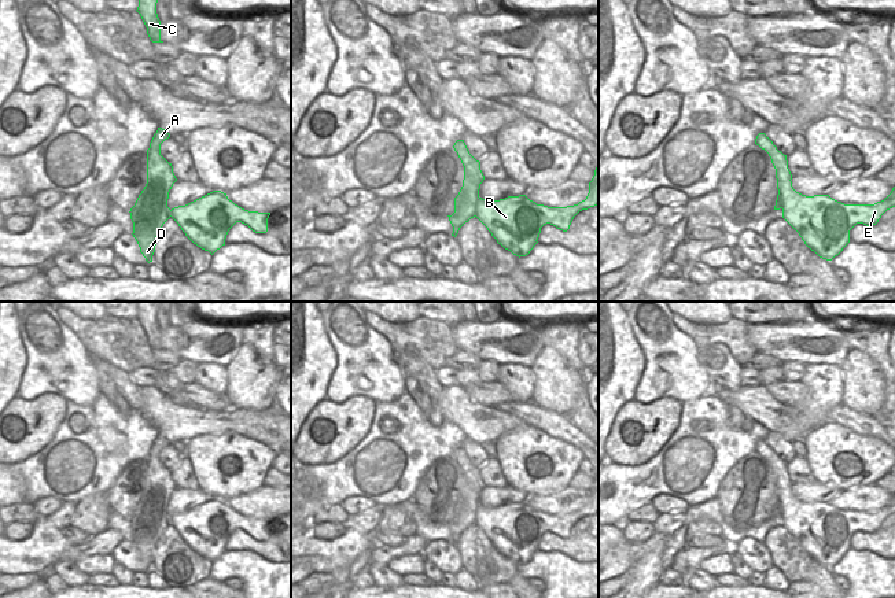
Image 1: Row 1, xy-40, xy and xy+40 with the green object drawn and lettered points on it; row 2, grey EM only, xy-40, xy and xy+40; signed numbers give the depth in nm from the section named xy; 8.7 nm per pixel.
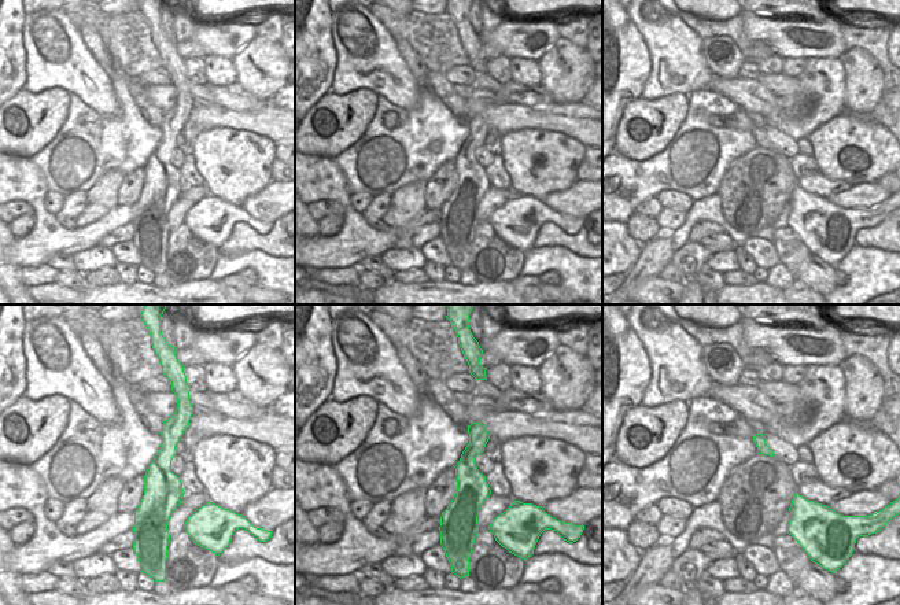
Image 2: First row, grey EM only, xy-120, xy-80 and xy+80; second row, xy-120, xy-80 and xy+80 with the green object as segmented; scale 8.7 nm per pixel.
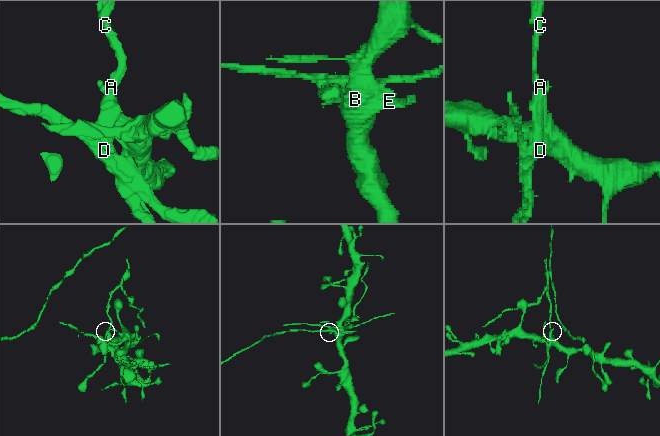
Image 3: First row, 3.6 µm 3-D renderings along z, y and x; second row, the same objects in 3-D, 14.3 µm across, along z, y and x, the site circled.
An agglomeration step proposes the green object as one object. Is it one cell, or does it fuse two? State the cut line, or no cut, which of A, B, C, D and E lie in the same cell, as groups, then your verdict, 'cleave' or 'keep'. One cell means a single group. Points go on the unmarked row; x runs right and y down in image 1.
xy+40 (789, 486), (783, 491), (781, 515) | A C D / B E | cleave

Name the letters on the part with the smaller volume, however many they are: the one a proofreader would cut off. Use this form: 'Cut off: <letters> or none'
Cut off: A, C, D

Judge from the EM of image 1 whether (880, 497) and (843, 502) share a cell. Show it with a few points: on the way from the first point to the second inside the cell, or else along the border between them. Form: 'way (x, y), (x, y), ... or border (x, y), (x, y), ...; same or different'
way (870, 498), (853, 501); same

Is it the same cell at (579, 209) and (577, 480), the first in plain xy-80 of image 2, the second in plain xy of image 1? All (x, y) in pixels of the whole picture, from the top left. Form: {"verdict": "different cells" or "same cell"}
{"verdict": "different cells"}

